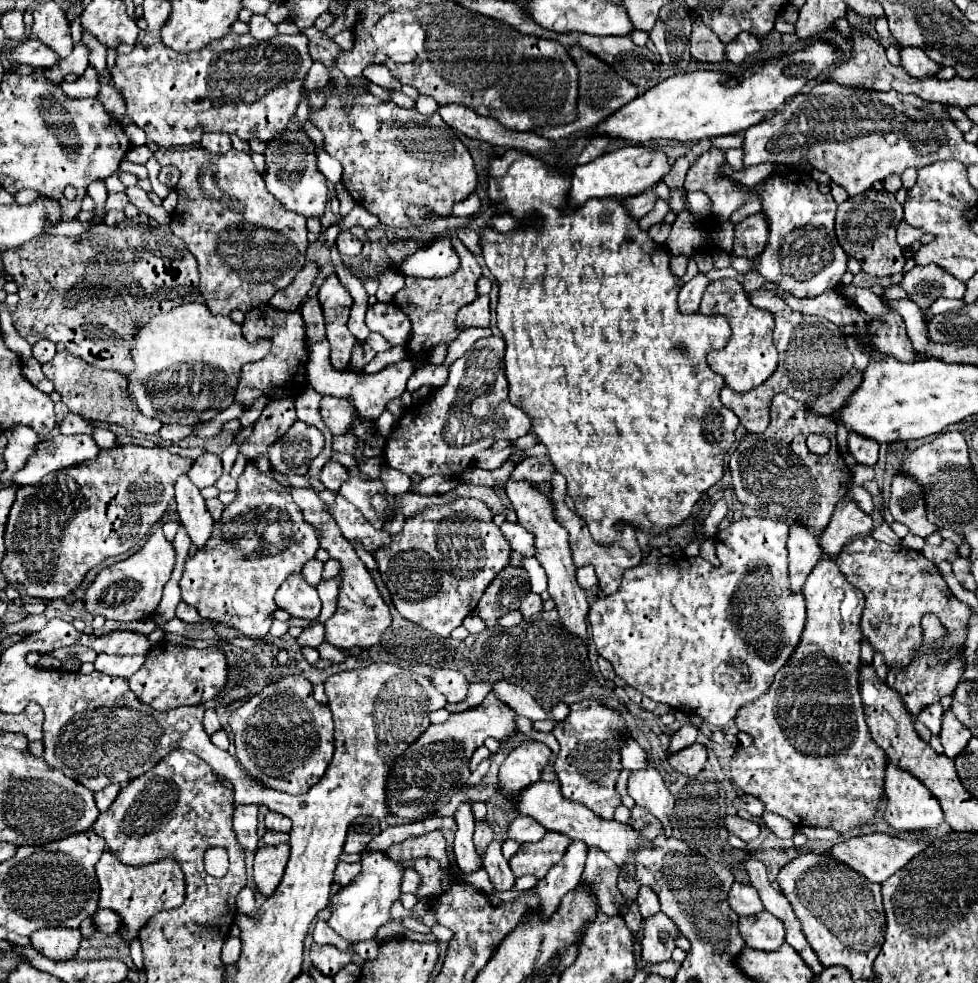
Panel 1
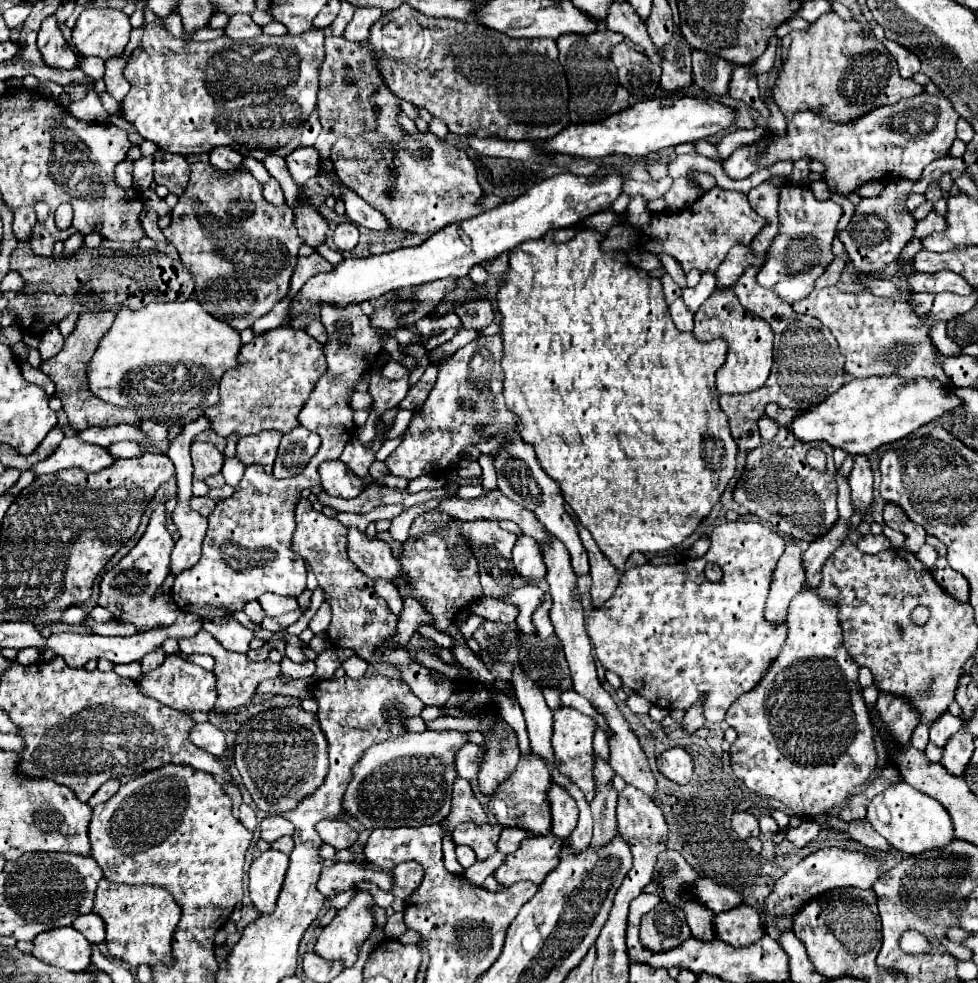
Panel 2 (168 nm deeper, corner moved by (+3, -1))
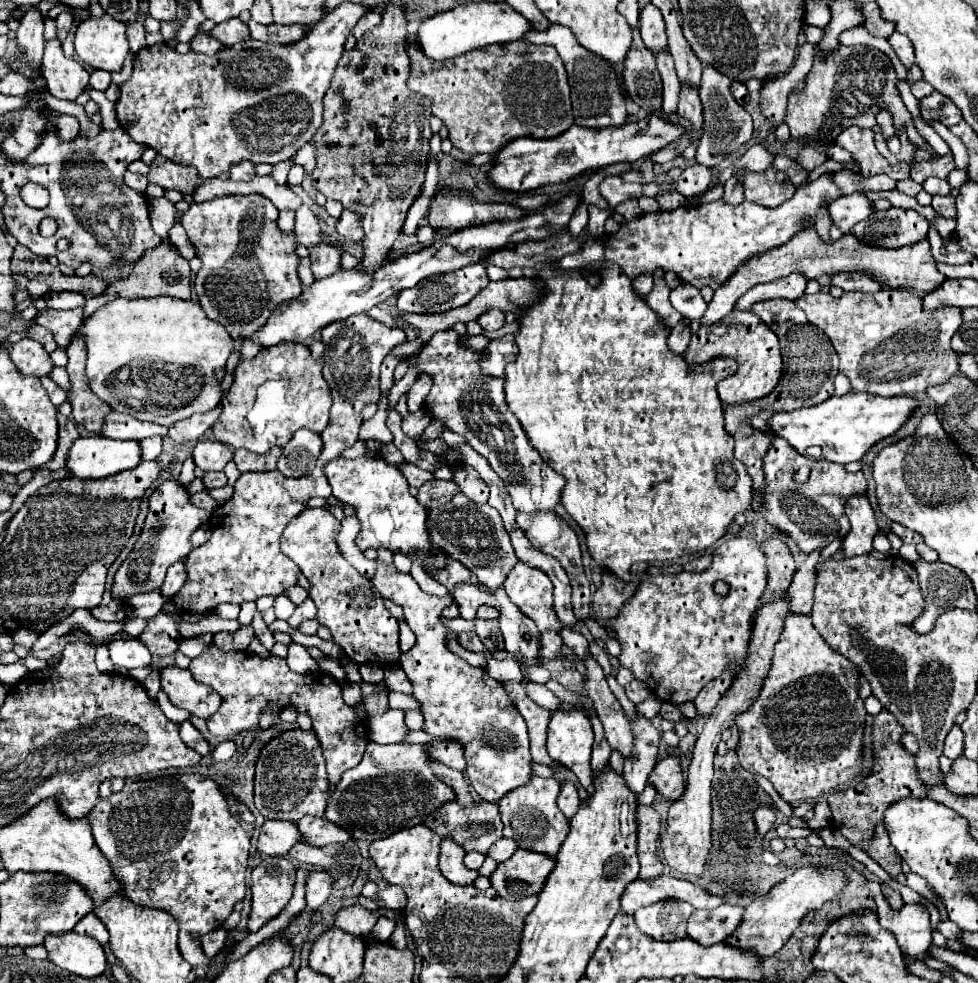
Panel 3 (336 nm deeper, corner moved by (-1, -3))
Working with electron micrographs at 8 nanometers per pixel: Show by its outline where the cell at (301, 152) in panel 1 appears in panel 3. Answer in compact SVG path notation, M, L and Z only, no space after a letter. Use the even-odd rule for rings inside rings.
M324 243L310 249L314 279L324 279L324 277L336 273L336 269L340 269L340 255L342 255L340 249L336 249L332 245L324 245Z

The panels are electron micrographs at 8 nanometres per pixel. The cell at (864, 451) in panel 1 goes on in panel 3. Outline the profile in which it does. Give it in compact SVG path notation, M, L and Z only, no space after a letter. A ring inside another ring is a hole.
M856 495L848 501L848 519L852 527L842 543L844 557L868 555L872 551L872 539L878 531L878 525L874 511L864 495Z

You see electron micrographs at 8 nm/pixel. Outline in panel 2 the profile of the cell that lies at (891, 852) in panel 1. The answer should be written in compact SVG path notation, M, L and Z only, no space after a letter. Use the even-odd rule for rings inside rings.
M824 847L806 859L802 859L798 865L786 871L786 875L776 881L774 891L766 899L766 913L768 919L774 917L792 917L806 901L812 897L838 889L838 887L860 887L860 889L872 889L876 879L882 875L882 857L868 855L862 851L850 851L844 847Z

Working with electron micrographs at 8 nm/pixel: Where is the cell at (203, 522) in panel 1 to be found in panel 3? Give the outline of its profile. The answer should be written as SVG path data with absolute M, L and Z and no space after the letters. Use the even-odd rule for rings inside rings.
M174 563L174 565L170 565L170 569L168 569L168 573L166 573L166 581L164 581L164 585L160 587L160 593L162 593L164 597L172 599L172 597L180 591L180 587L184 585L184 581L186 581L184 565L182 565L182 563Z

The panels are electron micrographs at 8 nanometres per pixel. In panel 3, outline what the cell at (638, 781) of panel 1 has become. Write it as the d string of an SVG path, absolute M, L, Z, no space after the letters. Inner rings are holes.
M592 655L584 659L584 665L588 669L586 673L586 691L588 697L594 701L594 709L598 713L598 719L604 725L606 739L612 749L618 749L624 757L632 755L632 733L630 733L630 721L626 719L618 699L610 691L602 667L596 663Z

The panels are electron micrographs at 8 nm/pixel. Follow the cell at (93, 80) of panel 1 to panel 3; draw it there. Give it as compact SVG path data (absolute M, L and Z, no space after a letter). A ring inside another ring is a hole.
M108 15L100 19L90 17L78 25L74 45L82 63L108 73L120 71L128 55L126 25Z

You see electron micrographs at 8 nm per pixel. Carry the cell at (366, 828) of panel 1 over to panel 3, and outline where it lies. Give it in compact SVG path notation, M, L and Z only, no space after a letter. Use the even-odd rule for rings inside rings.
M302 817L294 825L300 829L304 843L312 845L312 847L324 847L324 845L330 845L330 843L346 843L350 839L350 833L346 829L326 821L324 817L322 819Z

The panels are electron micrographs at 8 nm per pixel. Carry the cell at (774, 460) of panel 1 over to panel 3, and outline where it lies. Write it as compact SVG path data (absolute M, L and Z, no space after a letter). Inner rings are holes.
M776 437L772 439L772 447L764 457L764 475L766 475L766 495L762 497L760 513L770 525L782 529L798 545L802 553L824 549L834 539L846 537L850 523L844 513L844 507L846 499L856 495L858 489L862 487L860 473L848 473L844 465L806 459L800 453L796 453L796 449L792 449L786 441L780 441ZM798 465L810 467L810 481L802 487L792 481L792 475L798 469Z

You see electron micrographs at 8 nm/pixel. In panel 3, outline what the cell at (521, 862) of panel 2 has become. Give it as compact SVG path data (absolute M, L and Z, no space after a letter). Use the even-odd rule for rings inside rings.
M518 849L508 861L498 863L496 871L490 875L490 883L500 897L514 901L520 897L538 895L552 869L552 857Z

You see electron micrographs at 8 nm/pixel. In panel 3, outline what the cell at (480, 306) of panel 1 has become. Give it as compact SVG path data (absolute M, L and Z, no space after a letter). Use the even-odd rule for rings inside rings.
M492 309L492 311L486 311L478 323L482 325L484 331L498 331L504 323L506 323L506 315L504 311L498 311L498 309Z

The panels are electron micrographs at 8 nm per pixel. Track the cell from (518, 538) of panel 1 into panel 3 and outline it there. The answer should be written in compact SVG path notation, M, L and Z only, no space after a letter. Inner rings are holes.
M518 561L516 567L510 571L510 575L504 581L504 589L508 593L508 597L512 599L512 603L528 617L536 623L538 631L540 631L540 649L538 649L538 657L540 659L556 659L560 655L560 649L564 645L560 631L562 631L562 623L554 611L554 599L552 599L552 581L548 579L548 575L540 569L532 569L526 563Z

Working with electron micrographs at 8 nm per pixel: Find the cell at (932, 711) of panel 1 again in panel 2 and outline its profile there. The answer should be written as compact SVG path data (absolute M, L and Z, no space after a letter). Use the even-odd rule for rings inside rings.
M944 713L944 715L940 715L940 719L936 719L936 723L932 723L930 741L938 747L944 747L944 743L950 739L950 735L954 735L960 729L962 729L962 719L954 717L950 713Z

